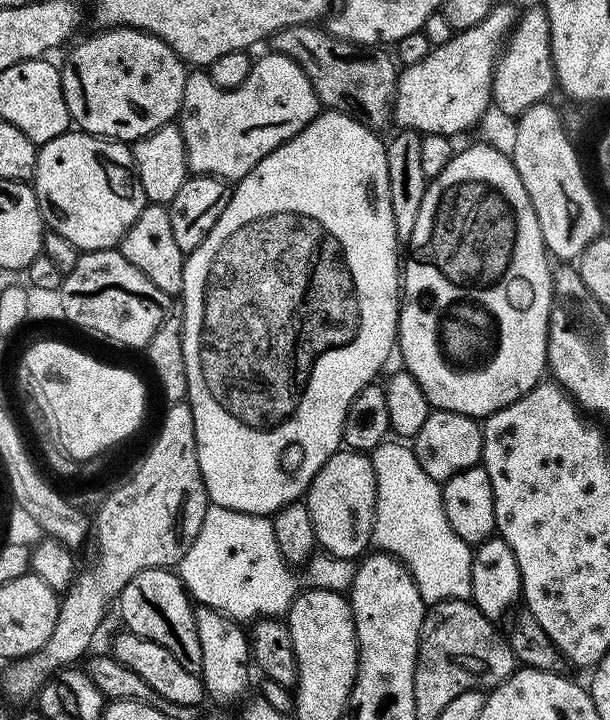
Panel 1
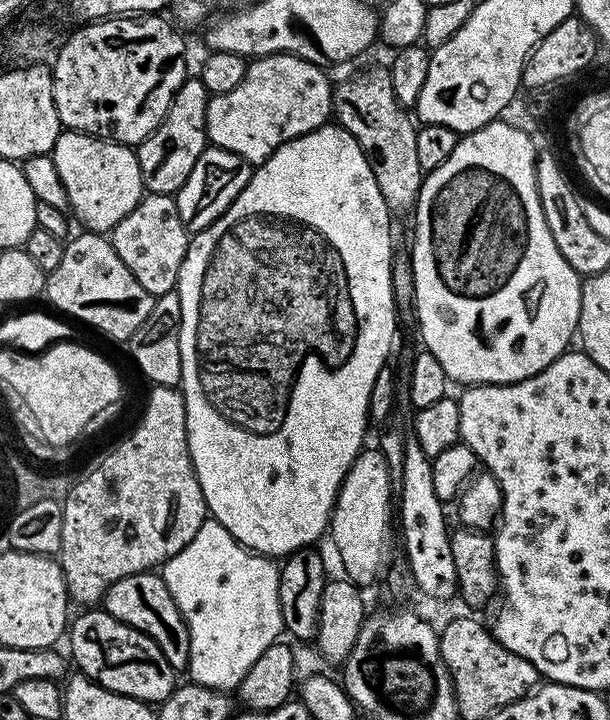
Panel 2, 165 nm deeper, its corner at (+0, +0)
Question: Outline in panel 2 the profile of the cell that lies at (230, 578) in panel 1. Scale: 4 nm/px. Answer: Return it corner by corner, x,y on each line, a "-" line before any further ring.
205,519
204,525
190,538
190,542
174,558
162,566
166,590
174,598
186,626
190,630
190,662
187,679
194,684
221,690
239,689
242,678
258,662
266,646
277,643
282,636
278,586
280,570
275,559
261,556
237,542
217,520

